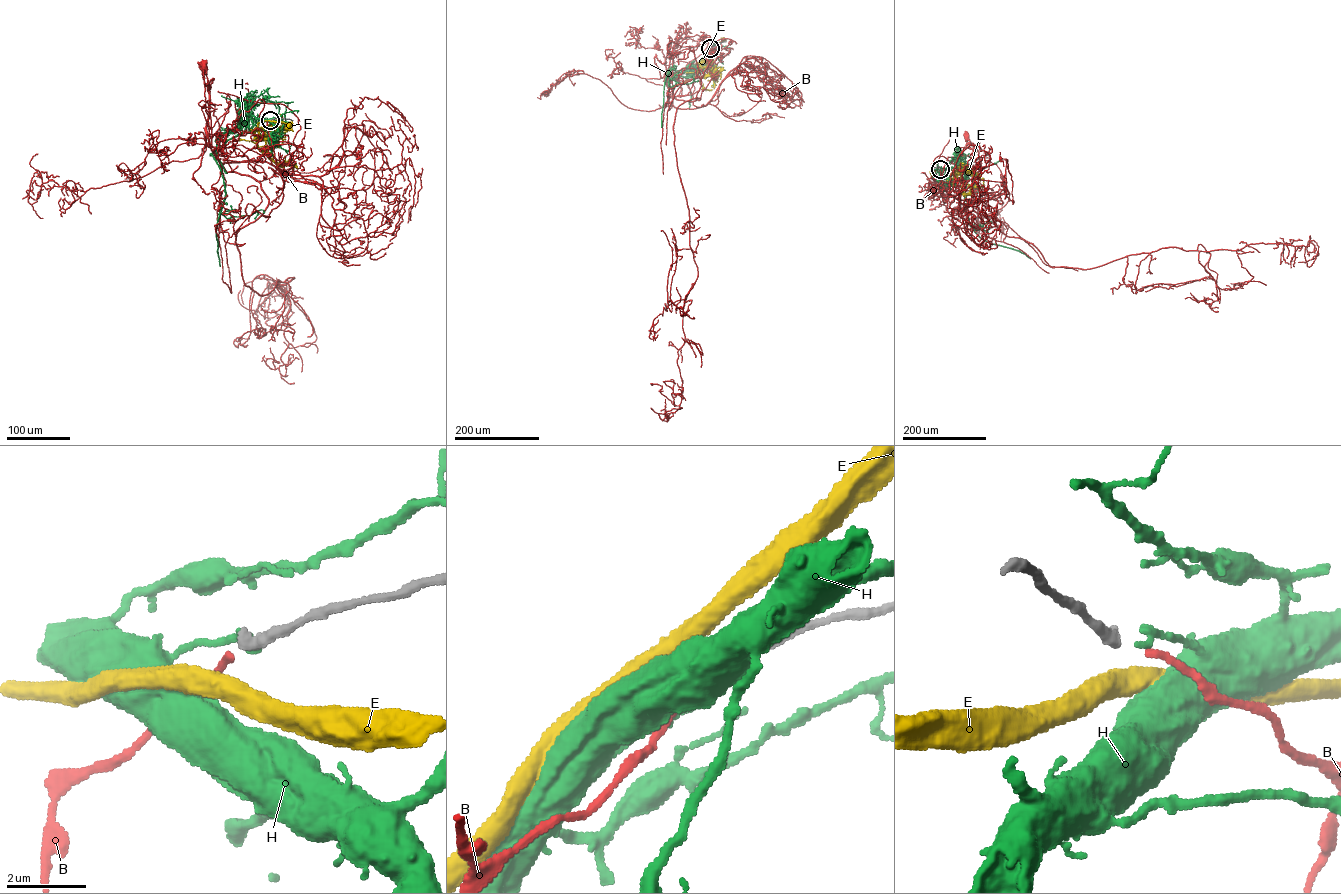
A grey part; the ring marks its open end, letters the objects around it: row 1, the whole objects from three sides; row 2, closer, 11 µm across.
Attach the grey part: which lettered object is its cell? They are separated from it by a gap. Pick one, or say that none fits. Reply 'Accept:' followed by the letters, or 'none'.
Accept: B

